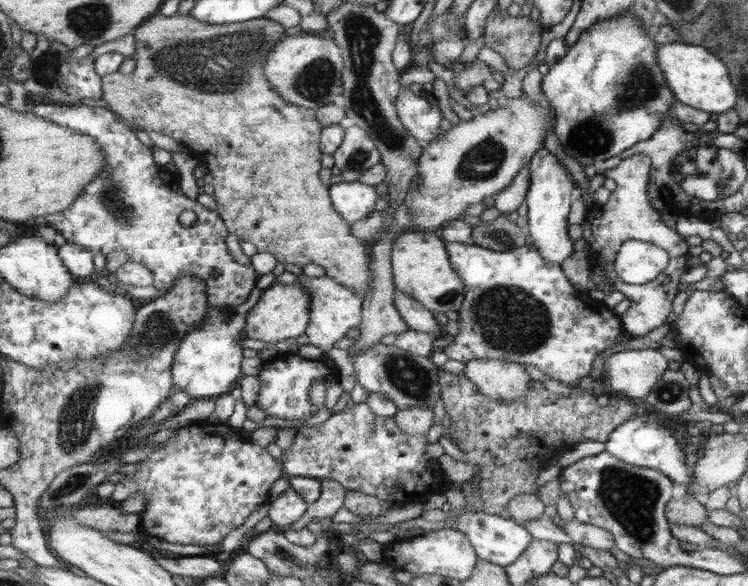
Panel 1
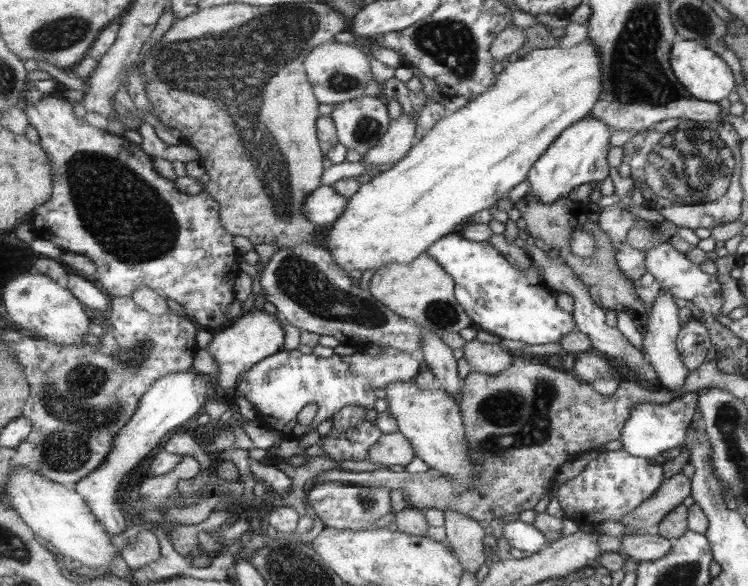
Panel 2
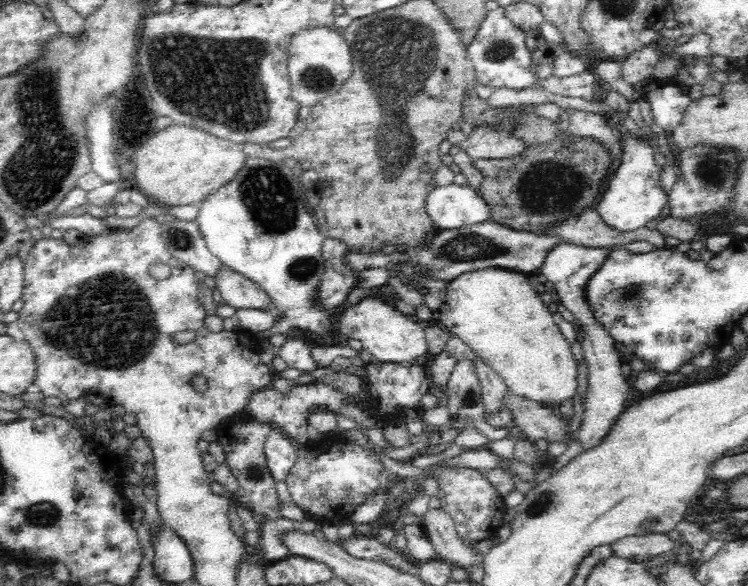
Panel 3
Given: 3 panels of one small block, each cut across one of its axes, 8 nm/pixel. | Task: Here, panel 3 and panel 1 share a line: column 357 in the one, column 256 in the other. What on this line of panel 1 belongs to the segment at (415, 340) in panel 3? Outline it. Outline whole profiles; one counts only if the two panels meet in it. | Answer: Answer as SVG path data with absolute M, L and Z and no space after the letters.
M297 280L293 284L279 284L275 282L271 288L261 292L259 304L251 310L245 336L253 340L263 340L263 342L281 342L285 338L301 338L307 334L309 324L311 324L311 310L313 310L313 294L309 292L307 284L303 280Z

